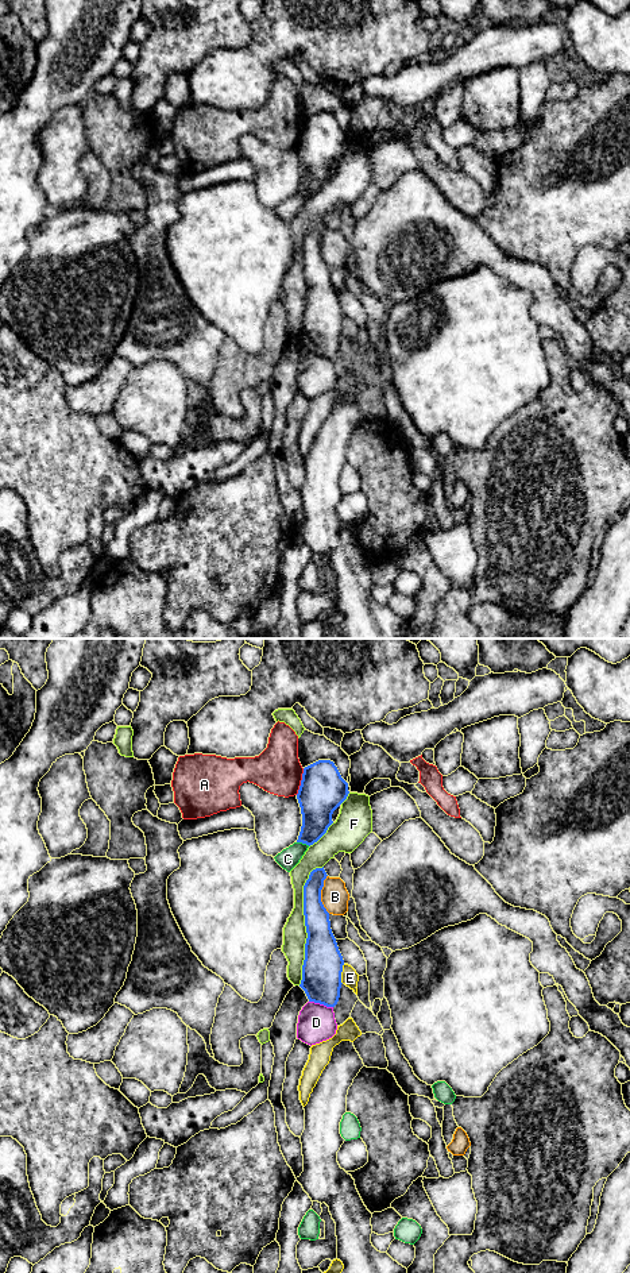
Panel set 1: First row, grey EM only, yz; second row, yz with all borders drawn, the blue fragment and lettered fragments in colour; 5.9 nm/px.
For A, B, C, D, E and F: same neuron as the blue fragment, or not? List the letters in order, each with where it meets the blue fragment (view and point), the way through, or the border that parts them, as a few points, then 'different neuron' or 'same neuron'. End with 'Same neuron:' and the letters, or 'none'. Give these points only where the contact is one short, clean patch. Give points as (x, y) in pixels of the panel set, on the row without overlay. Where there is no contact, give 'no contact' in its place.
A: yz (301, 134) | different neuron
B: yz (320, 246) | different neuron
C: yz (304, 195) | different neuron
D: yz (321, 355) | along yz (309, 353), (332, 359) | different neuron
E: yz (340, 326) | along yz (344, 316), (341, 335) | different neuron
F: yz (305, 274) | different neuron
Same neuron: none

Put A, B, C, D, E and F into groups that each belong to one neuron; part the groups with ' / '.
A / B / C / D / E / F

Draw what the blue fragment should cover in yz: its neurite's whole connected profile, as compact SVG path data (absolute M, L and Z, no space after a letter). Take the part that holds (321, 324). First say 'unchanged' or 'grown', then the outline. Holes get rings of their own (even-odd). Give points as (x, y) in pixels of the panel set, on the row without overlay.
unchanged; M316 220L304 238L306 278L305 312L299 339L309 354L335 359L340 350L344 312L331 281L329 265L321 254L326 224Z

